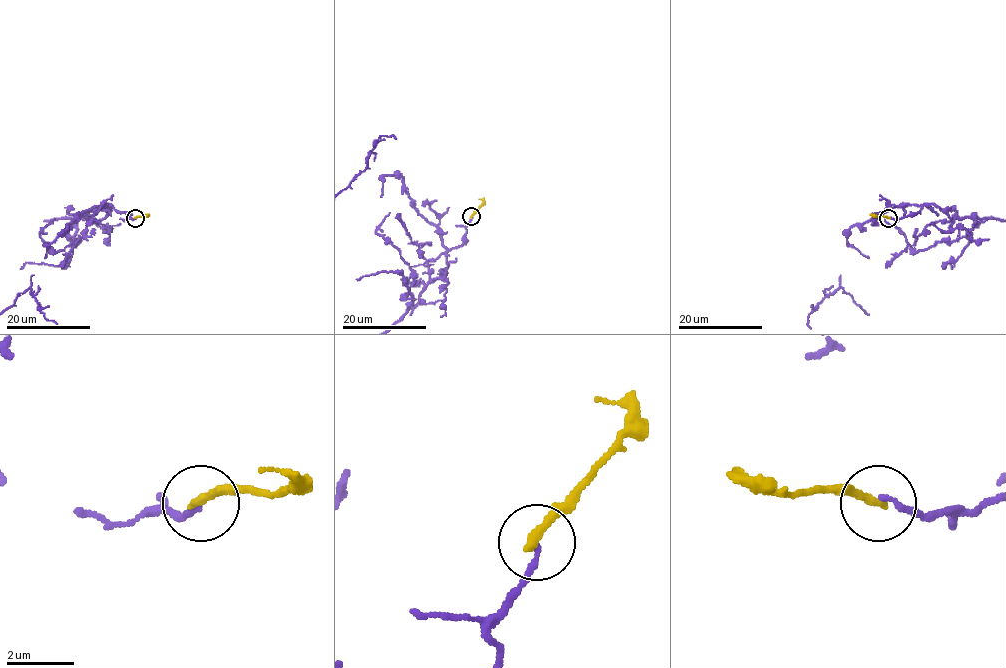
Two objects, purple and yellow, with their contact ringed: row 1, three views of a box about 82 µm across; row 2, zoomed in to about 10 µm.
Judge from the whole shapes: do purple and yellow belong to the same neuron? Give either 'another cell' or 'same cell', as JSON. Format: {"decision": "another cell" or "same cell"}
{"decision": "another cell"}

